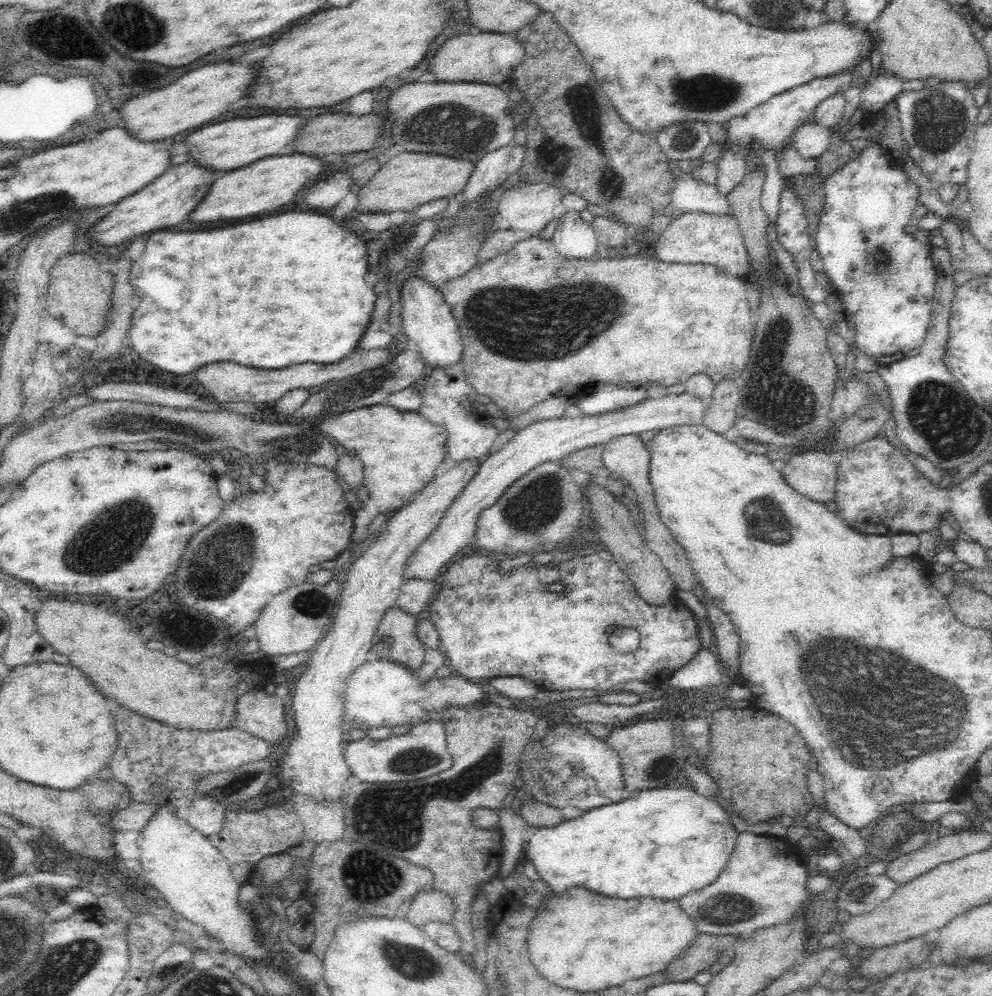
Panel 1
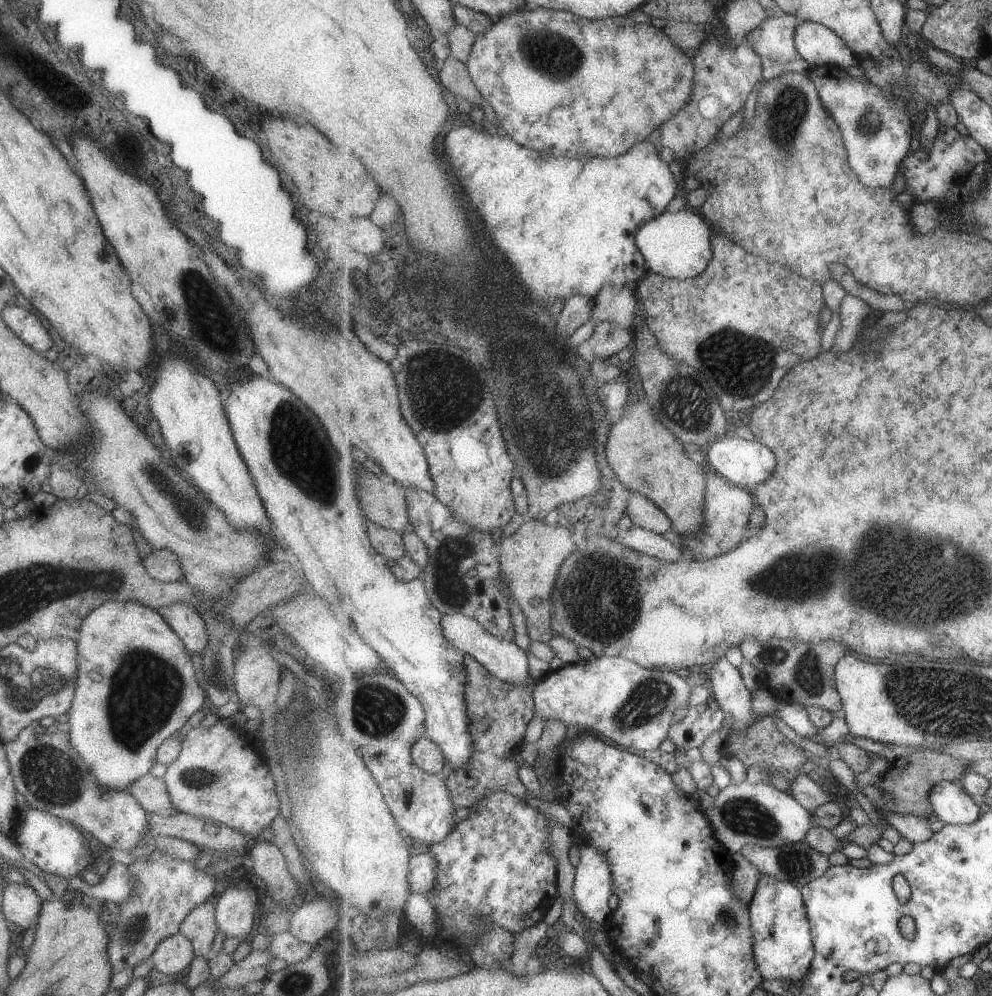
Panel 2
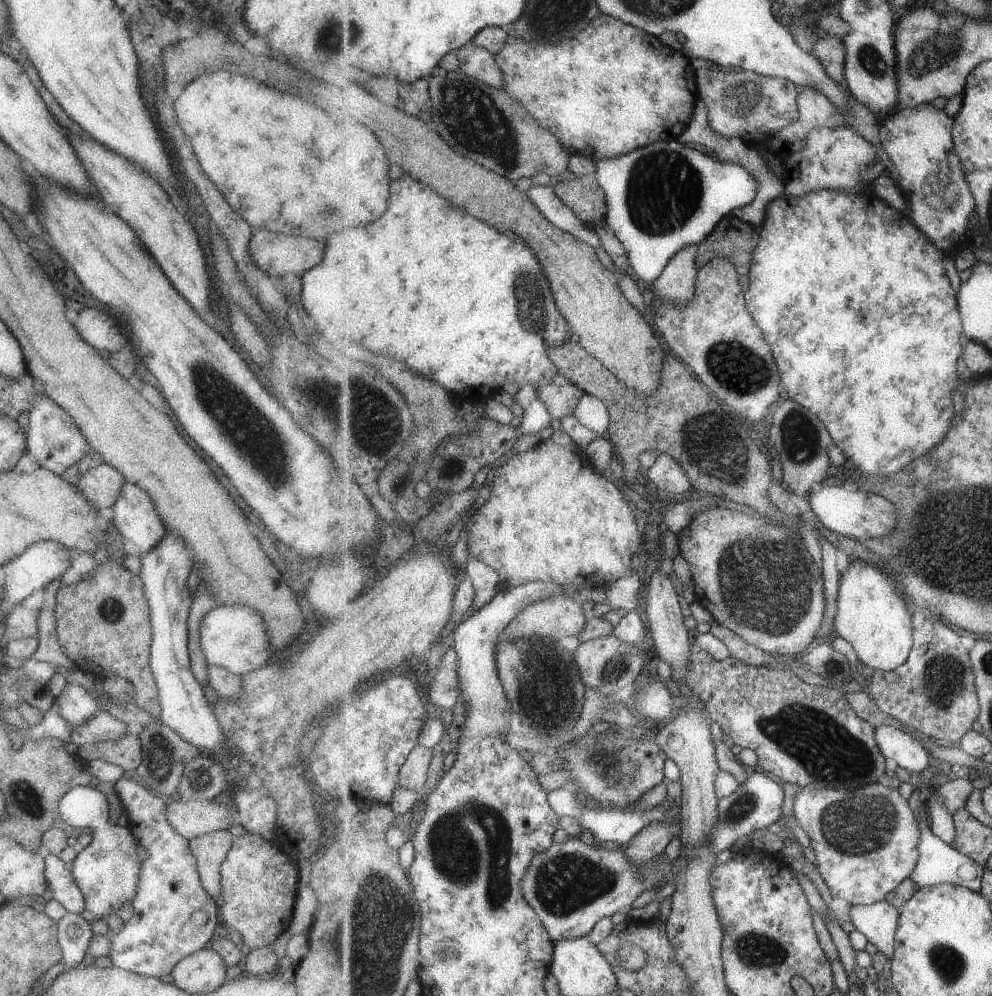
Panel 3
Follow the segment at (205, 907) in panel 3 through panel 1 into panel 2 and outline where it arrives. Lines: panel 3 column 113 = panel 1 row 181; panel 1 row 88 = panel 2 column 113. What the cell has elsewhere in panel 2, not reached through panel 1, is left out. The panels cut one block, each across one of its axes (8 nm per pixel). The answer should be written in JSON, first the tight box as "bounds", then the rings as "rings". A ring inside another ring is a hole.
{"bounds":[106,849,215,972],"rings":[[[155,849],[147,858],[126,863],[132,887],[129,896],[117,906],[117,920],[107,921],[106,946],[113,972],[134,969],[152,955],[154,948],[164,939],[178,932],[185,915],[214,892],[215,878],[204,869],[195,867],[194,861],[181,860]]]}

